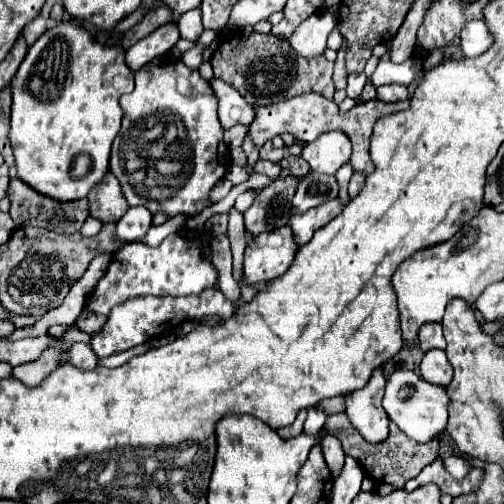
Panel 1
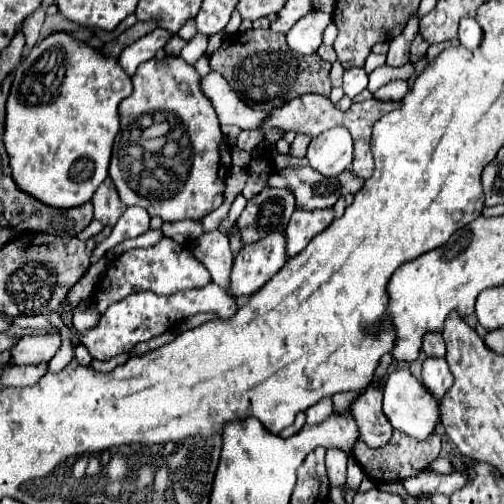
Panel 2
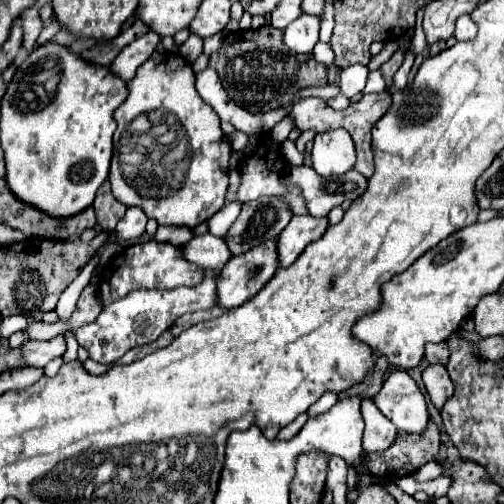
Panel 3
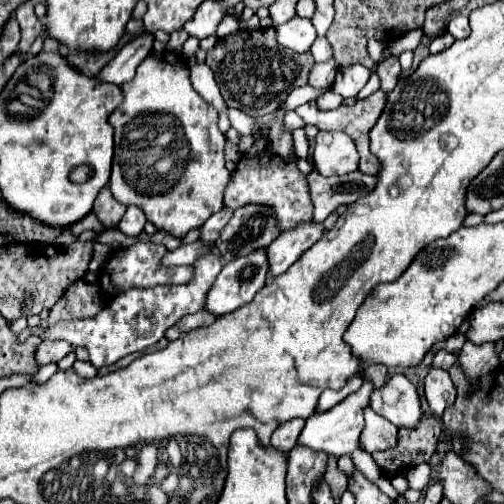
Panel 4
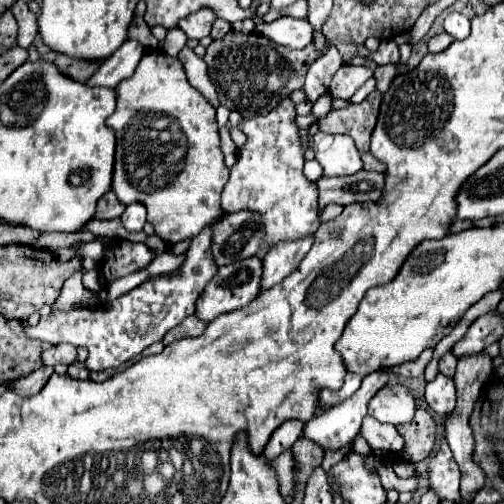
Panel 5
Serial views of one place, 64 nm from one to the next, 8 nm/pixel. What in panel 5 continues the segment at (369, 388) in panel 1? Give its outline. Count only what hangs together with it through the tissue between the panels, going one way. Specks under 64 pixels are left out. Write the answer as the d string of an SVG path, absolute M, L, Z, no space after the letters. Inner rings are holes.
M372 416L364 418L360 434L366 438L366 442L370 444L370 448L374 452L378 452L378 450L400 452L404 448L404 438L398 434L396 426L392 426L392 424L380 424Z

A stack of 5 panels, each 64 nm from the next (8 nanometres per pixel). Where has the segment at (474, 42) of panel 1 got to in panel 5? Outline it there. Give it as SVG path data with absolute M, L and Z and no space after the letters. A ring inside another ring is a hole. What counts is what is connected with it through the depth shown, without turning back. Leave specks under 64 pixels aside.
M452 12L444 20L444 28L454 40L464 40L470 34L470 20L458 12Z

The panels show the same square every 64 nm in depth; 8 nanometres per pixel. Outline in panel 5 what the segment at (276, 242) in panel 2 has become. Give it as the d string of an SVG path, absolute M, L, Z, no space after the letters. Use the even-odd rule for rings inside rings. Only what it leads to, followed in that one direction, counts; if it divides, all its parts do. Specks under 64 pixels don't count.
M258 256L240 260L236 264L222 266L218 270L218 274L210 280L210 284L206 286L204 294L200 296L200 300L196 304L198 318L204 322L210 322L220 314L226 314L226 312L232 312L232 310L238 310L238 308L244 308L246 304L250 304L260 292L260 272L262 272L262 260Z

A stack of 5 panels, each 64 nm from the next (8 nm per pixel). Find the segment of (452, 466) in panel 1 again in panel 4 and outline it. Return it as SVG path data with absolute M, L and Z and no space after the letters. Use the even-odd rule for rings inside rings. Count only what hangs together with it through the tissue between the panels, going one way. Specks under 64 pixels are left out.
M420 464L416 468L412 468L412 472L408 472L408 482L410 482L410 488L412 490L422 490L428 486L430 482L430 476L432 476L432 466L430 464Z

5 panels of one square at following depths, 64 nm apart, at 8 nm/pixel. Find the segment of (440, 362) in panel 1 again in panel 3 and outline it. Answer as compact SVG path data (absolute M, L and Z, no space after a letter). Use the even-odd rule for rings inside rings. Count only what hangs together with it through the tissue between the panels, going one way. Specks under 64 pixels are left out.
M430 364L422 372L422 380L424 380L424 386L428 390L430 402L436 408L440 408L452 396L452 392L454 392L454 384L452 384L444 364Z

